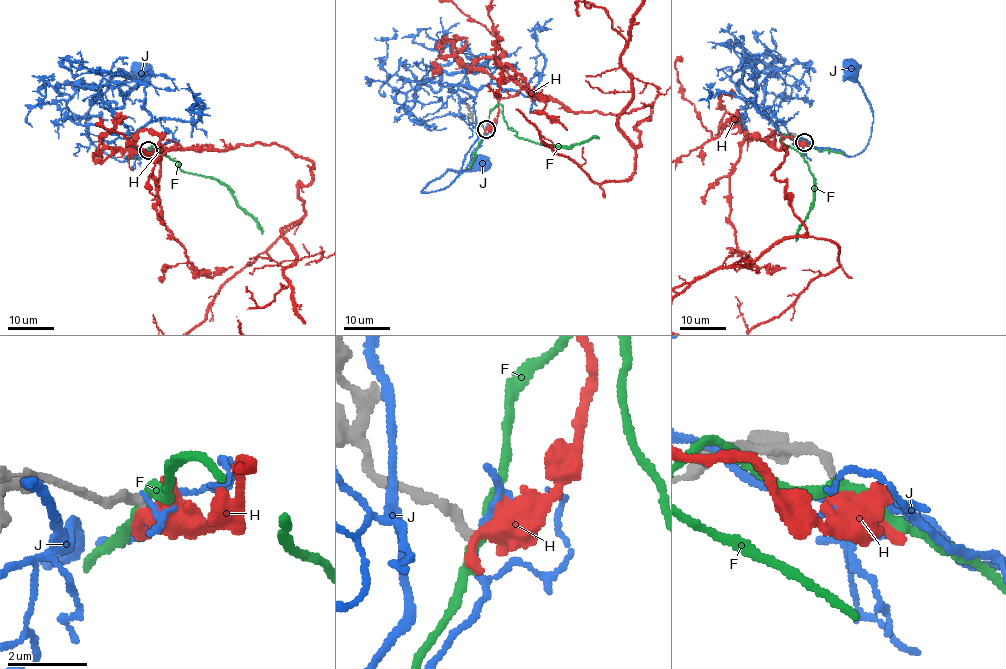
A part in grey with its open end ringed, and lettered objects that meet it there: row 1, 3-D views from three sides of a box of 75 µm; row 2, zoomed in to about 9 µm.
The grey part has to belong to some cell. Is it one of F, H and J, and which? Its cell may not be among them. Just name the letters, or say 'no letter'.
no letter

